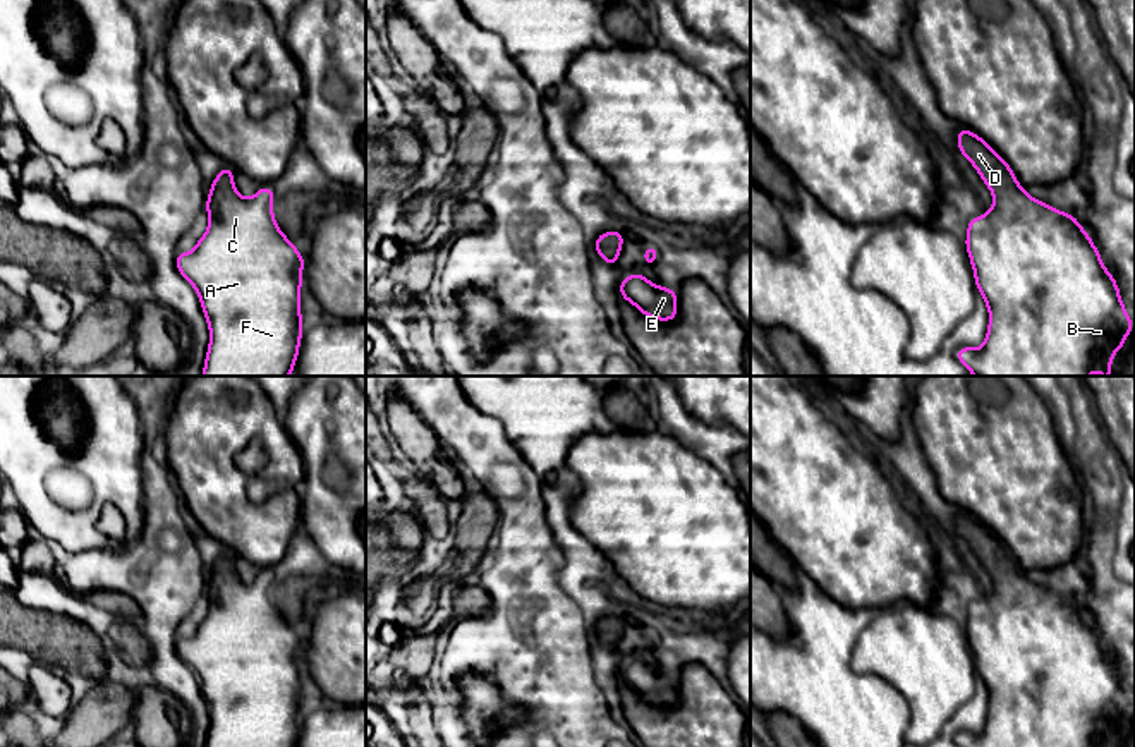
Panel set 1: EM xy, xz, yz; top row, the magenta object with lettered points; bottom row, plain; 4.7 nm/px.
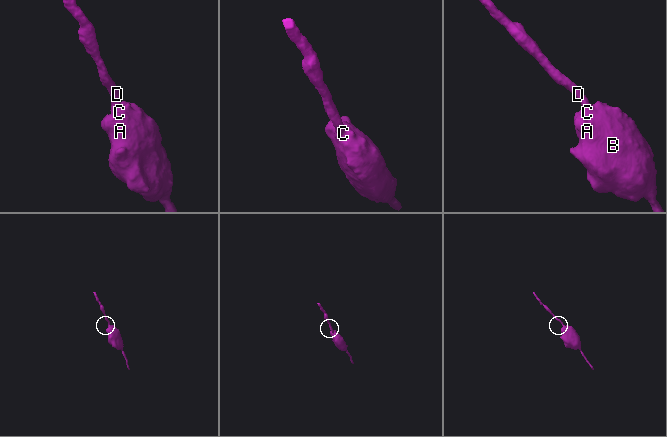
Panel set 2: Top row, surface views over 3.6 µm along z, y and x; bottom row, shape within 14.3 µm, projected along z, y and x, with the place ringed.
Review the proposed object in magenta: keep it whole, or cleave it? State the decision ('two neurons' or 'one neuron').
one neuron

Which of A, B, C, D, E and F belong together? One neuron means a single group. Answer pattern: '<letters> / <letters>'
A B C D E F

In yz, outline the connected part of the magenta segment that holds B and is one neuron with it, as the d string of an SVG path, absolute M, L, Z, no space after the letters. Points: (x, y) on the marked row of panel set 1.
M960 127L956 139L958 151L974 165L994 196L991 210L968 222L965 239L977 290L989 309L989 328L980 349L960 347L956 359L974 376L1089 376L1092 369L1111 376L1111 359L1133 330L1133 318L1125 314L1120 285L1102 264L1089 234L1071 213L1029 196L1010 165L982 137Z

